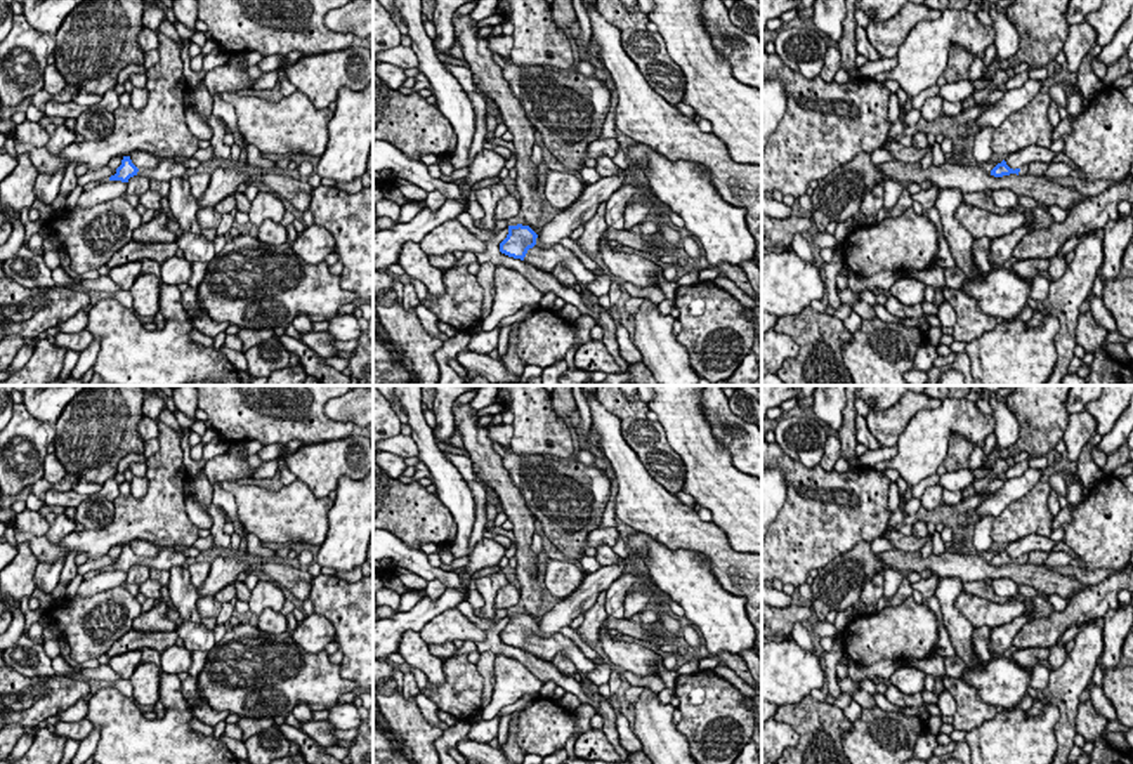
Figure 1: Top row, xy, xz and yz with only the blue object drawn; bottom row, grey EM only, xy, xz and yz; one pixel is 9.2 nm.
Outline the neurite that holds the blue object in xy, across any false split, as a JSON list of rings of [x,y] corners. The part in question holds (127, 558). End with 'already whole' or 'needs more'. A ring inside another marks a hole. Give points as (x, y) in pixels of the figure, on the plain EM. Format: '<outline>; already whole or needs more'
[[[123,545],[121,554],[116,557],[116,563],[109,566],[109,570],[128,571],[134,564],[144,564],[153,570],[170,570],[174,566],[186,564],[186,556],[172,549],[161,549],[154,557],[137,557],[130,545]]]; needs more

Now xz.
[[[508,615],[508,623],[500,632],[500,641],[550,663],[557,655],[564,655],[574,663],[576,672],[585,675],[595,668],[595,663],[569,637],[560,634],[541,637],[536,634],[536,627],[538,623],[529,615]]]; needs more

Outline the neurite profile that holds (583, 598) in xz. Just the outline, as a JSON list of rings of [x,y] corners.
[[[619,559],[611,566],[600,566],[593,573],[586,573],[585,580],[567,597],[560,599],[543,618],[538,622],[536,636],[550,637],[559,634],[562,627],[586,613],[597,601],[602,590],[607,590],[614,580],[632,568],[632,563]]]

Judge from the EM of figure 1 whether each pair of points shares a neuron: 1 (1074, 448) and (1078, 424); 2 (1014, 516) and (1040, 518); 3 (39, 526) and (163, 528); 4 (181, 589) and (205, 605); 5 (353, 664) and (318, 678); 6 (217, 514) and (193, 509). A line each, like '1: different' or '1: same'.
1: same
2: same
3: different
4: different
5: different
6: different

